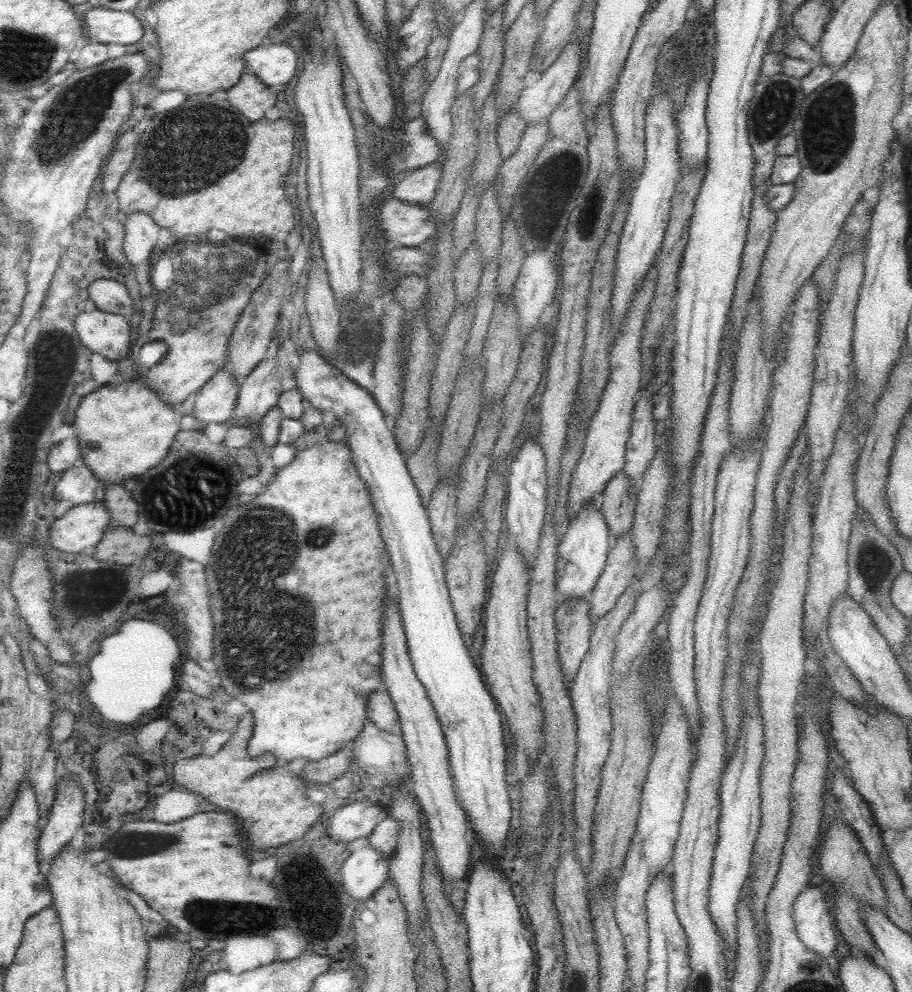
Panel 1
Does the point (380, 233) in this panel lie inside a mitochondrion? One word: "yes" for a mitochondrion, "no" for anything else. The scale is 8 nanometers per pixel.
no

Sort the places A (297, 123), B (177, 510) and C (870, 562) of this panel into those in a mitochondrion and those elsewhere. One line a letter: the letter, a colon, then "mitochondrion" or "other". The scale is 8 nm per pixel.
A: other
B: mitochondrion
C: mitochondrion

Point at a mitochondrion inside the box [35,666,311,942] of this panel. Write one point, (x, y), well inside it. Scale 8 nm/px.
(208, 916)

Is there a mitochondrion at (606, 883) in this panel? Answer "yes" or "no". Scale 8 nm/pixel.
no

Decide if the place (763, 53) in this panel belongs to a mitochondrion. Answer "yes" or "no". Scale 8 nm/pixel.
no

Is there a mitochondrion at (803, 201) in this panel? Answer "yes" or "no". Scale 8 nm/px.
no

